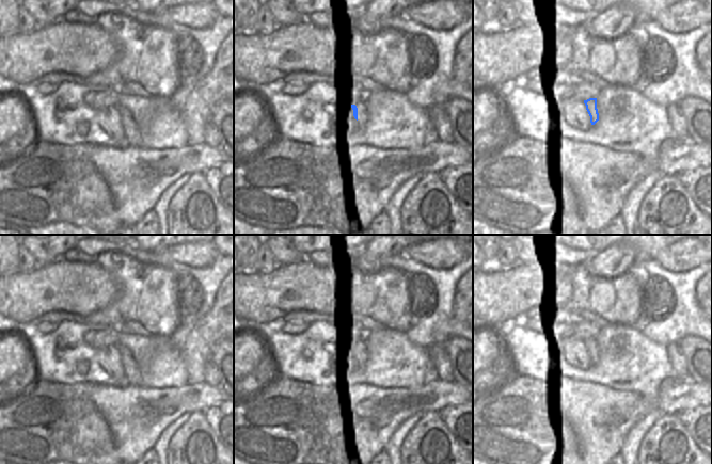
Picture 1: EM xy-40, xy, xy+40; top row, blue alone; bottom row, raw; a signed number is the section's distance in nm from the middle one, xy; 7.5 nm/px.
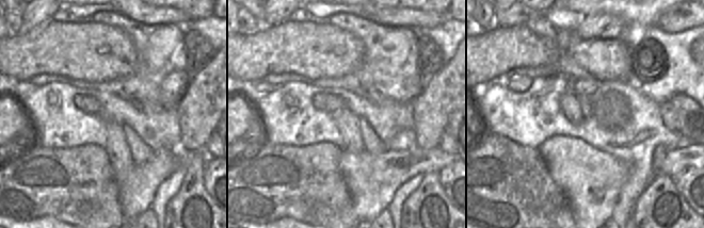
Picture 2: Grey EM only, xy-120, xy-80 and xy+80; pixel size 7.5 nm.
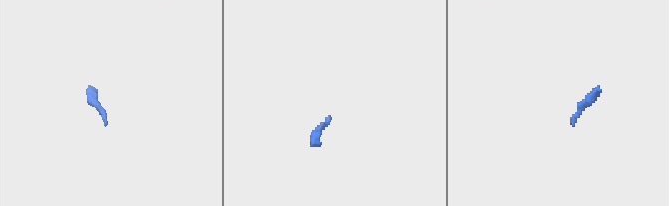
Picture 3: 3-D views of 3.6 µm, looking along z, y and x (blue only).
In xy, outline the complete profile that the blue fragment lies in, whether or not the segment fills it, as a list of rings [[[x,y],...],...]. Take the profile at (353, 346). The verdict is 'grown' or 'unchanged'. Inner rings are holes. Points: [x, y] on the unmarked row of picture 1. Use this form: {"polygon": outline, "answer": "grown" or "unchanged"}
{"polygon": [[[362,341],[351,343],[351,347],[353,349],[353,355],[358,361],[358,370],[360,370],[366,362],[366,349],[362,345]]], "answer": "grown"}

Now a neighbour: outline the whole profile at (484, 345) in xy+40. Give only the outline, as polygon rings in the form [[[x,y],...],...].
[[[488,329],[473,331],[473,378],[491,370],[496,355],[496,342]]]

